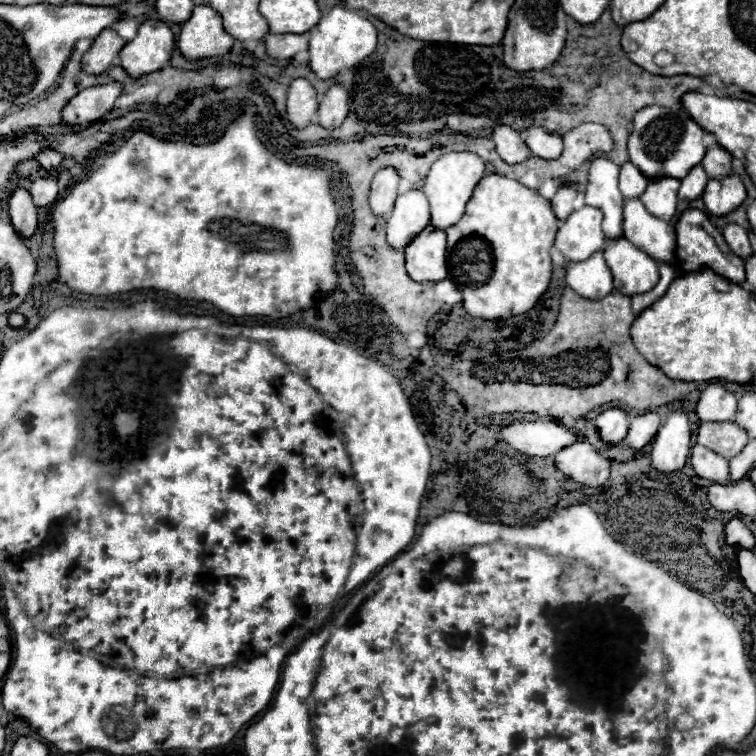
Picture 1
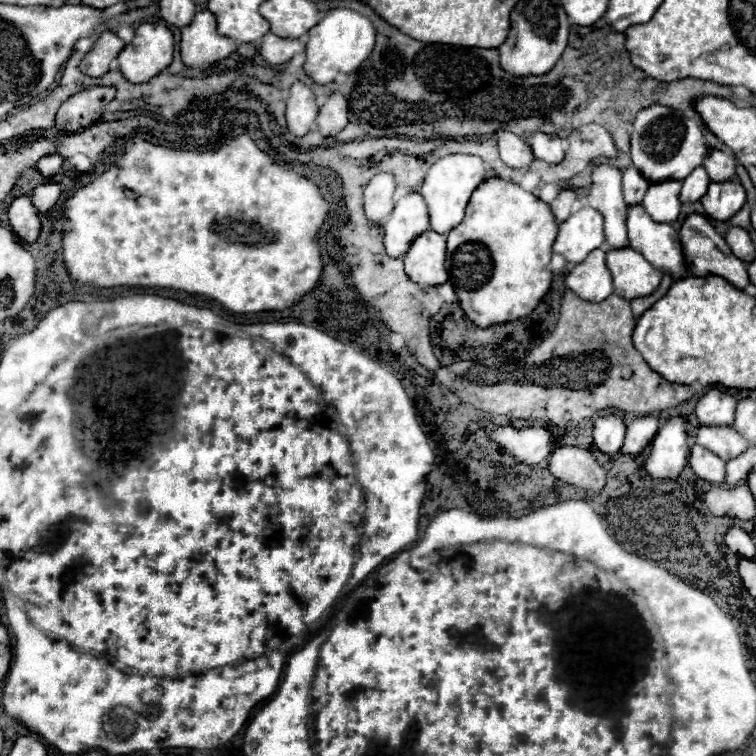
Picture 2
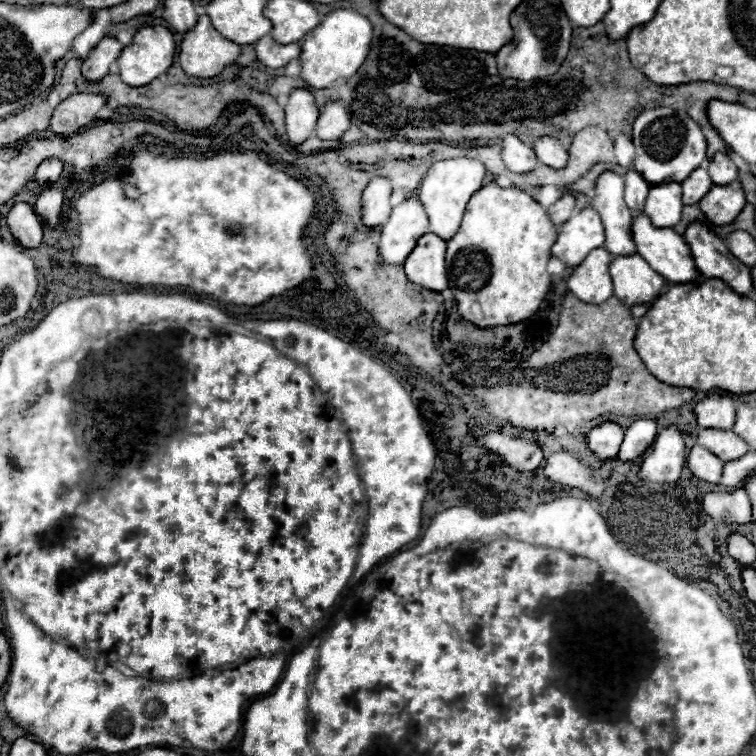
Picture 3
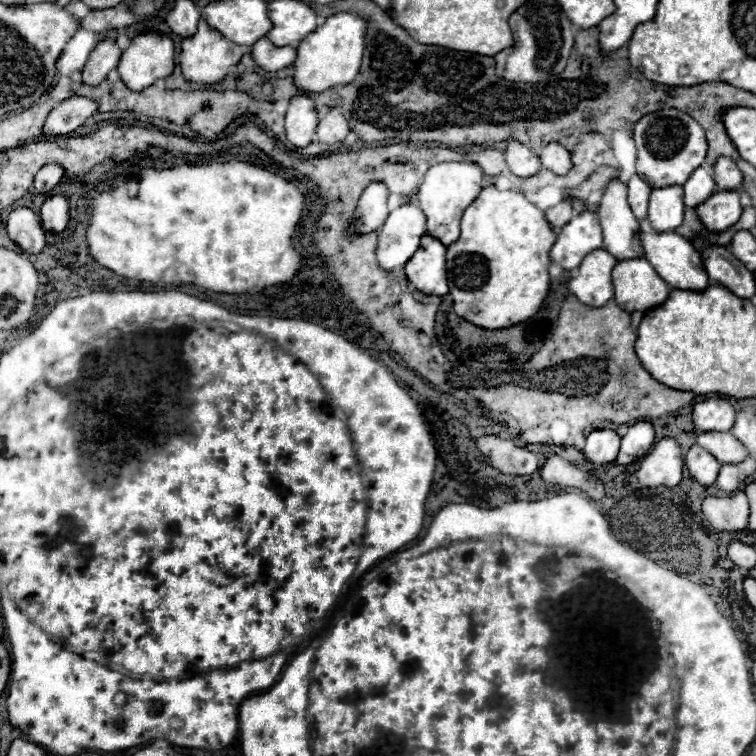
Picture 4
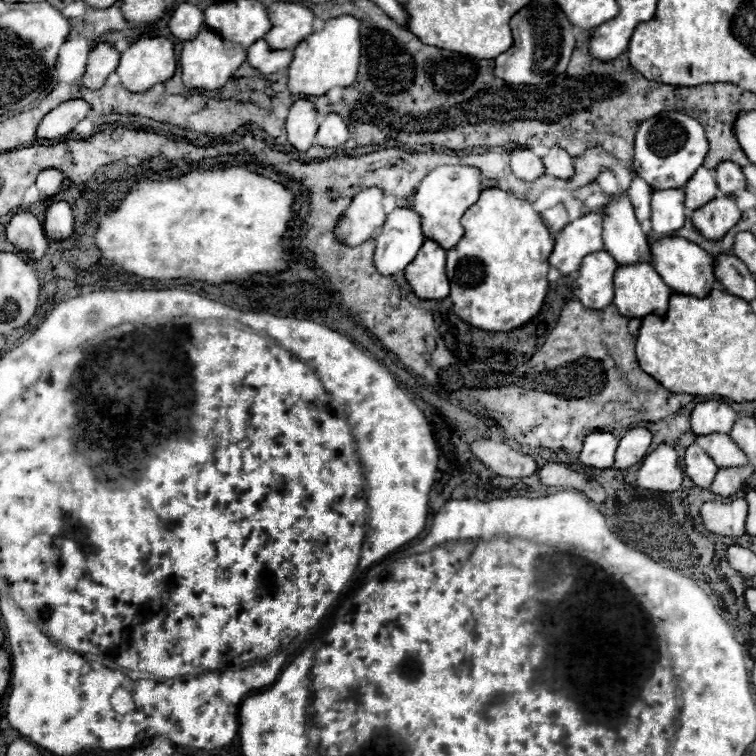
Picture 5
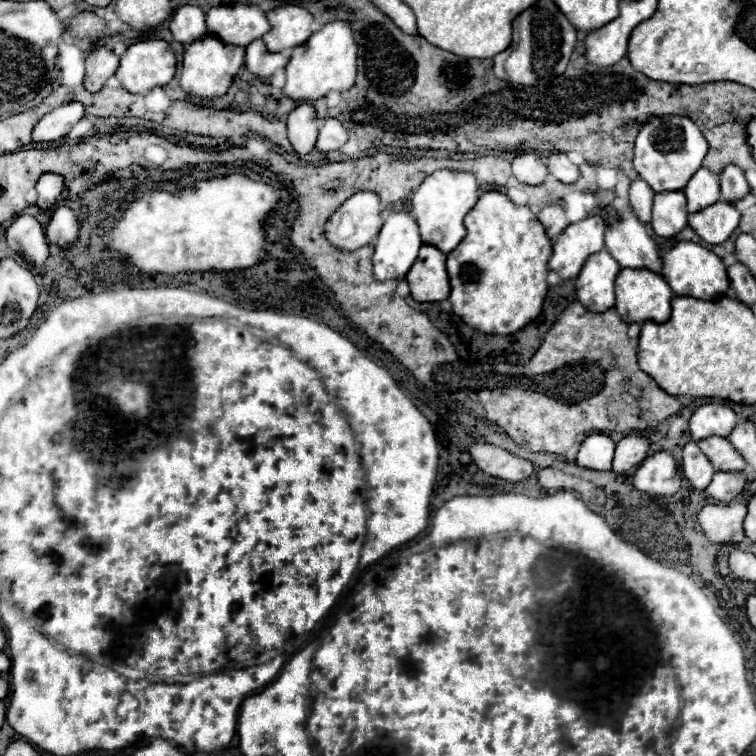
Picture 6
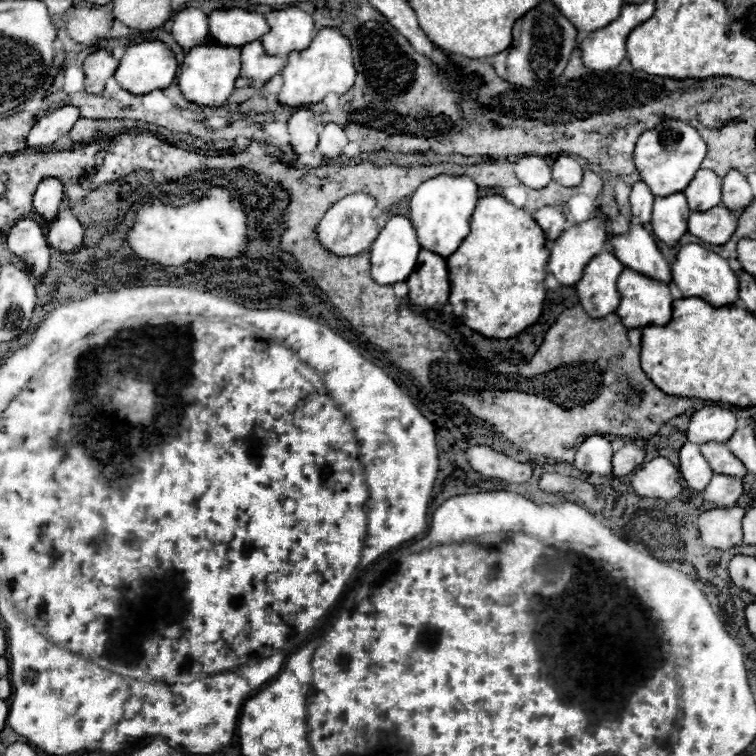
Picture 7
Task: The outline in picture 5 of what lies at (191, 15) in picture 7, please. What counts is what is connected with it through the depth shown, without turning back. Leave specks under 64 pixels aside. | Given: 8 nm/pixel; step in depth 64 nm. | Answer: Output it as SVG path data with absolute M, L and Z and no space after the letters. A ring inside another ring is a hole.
M182 2L178 8L174 8L168 28L180 42L194 40L204 28L204 12L190 2Z

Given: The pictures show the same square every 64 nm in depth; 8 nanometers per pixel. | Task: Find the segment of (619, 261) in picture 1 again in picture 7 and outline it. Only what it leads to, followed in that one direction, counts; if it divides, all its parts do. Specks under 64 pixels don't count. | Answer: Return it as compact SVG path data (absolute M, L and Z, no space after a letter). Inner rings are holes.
M624 268L618 278L618 292L620 306L616 314L628 330L642 330L650 324L666 326L672 320L674 298L666 284Z

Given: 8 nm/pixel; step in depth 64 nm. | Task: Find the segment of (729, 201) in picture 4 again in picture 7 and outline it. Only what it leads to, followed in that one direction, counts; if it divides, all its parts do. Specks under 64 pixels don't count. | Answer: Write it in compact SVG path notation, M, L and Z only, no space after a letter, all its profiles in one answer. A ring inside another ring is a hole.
M716 206L708 212L692 212L688 232L708 244L722 246L732 238L736 224L736 216L728 208Z

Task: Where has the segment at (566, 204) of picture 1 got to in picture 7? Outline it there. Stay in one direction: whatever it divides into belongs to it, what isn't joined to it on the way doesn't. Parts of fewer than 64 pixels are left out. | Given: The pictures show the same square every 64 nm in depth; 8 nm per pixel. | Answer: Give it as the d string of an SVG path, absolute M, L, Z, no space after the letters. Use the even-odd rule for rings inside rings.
M544 206L538 212L534 212L534 220L542 228L548 240L556 240L568 228L564 214L554 206Z

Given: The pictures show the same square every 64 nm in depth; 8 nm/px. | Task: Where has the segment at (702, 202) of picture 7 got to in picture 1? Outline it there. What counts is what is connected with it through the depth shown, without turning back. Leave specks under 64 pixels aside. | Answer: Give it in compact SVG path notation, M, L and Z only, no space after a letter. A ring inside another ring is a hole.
M694 166L684 178L682 178L682 188L678 190L680 200L696 200L704 194L704 188L708 184L708 174L702 166Z

